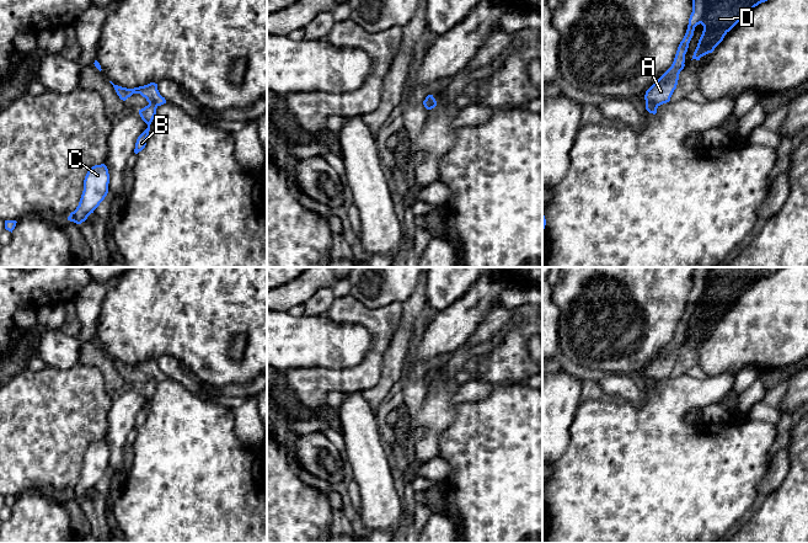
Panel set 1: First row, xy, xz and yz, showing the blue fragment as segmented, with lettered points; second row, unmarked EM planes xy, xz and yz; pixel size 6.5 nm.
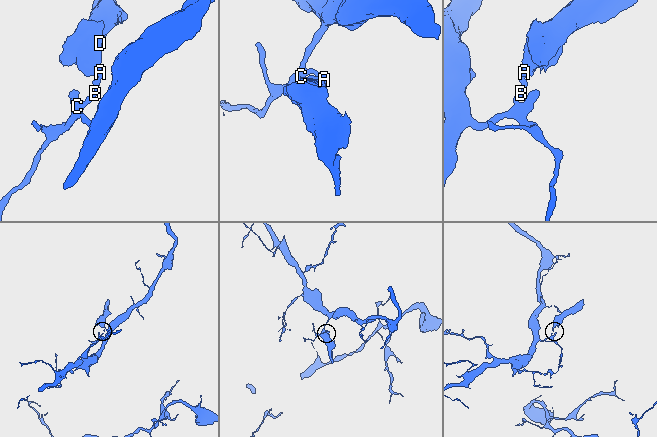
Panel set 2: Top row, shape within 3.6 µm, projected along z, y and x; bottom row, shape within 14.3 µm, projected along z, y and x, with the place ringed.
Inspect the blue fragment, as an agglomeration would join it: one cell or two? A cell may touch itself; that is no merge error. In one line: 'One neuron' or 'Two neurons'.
Two neurons

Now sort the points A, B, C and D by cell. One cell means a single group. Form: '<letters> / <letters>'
A D / B C

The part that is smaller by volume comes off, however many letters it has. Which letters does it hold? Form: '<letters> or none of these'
A, D

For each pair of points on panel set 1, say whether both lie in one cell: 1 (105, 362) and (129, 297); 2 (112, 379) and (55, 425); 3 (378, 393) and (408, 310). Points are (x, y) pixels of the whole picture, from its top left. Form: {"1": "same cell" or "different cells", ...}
{"1": "different cells", "2": "different cells", "3": "same cell"}

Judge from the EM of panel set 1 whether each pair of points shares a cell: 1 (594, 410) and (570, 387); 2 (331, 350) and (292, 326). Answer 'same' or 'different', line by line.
1: different
2: same

